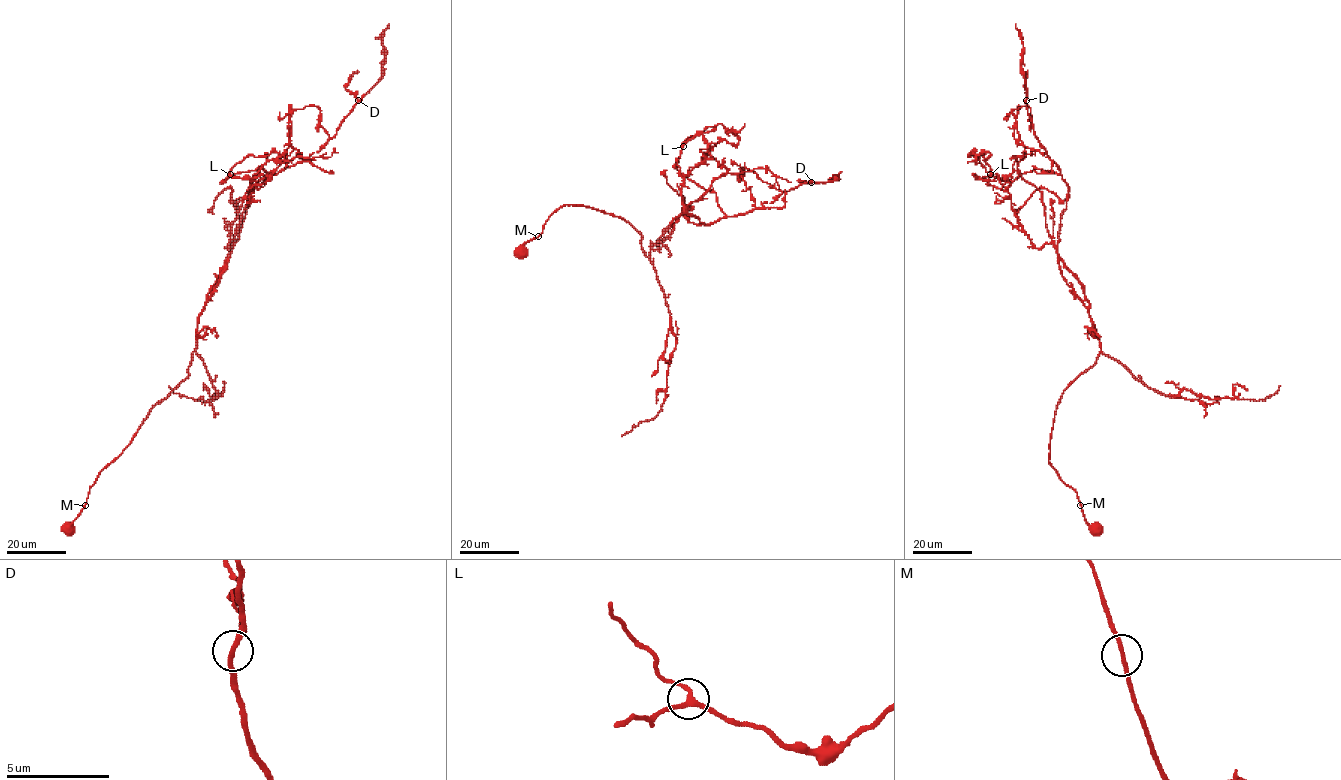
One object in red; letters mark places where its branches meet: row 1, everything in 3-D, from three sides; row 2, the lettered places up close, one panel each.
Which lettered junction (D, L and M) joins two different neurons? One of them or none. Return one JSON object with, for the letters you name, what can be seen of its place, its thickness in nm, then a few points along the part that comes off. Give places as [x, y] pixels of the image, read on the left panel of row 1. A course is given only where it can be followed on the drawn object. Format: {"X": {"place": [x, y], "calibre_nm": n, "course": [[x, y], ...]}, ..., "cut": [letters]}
{"cut": []}

